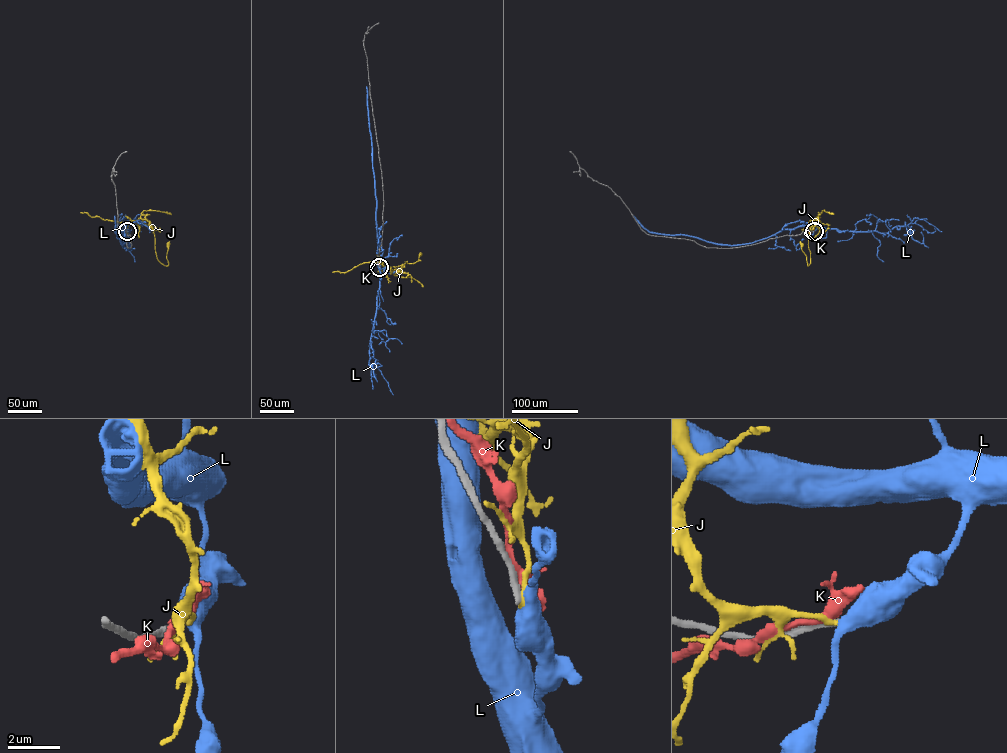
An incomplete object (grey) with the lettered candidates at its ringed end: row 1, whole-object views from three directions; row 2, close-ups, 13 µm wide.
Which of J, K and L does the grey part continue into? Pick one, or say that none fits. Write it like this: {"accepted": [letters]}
{"accepted": []}

